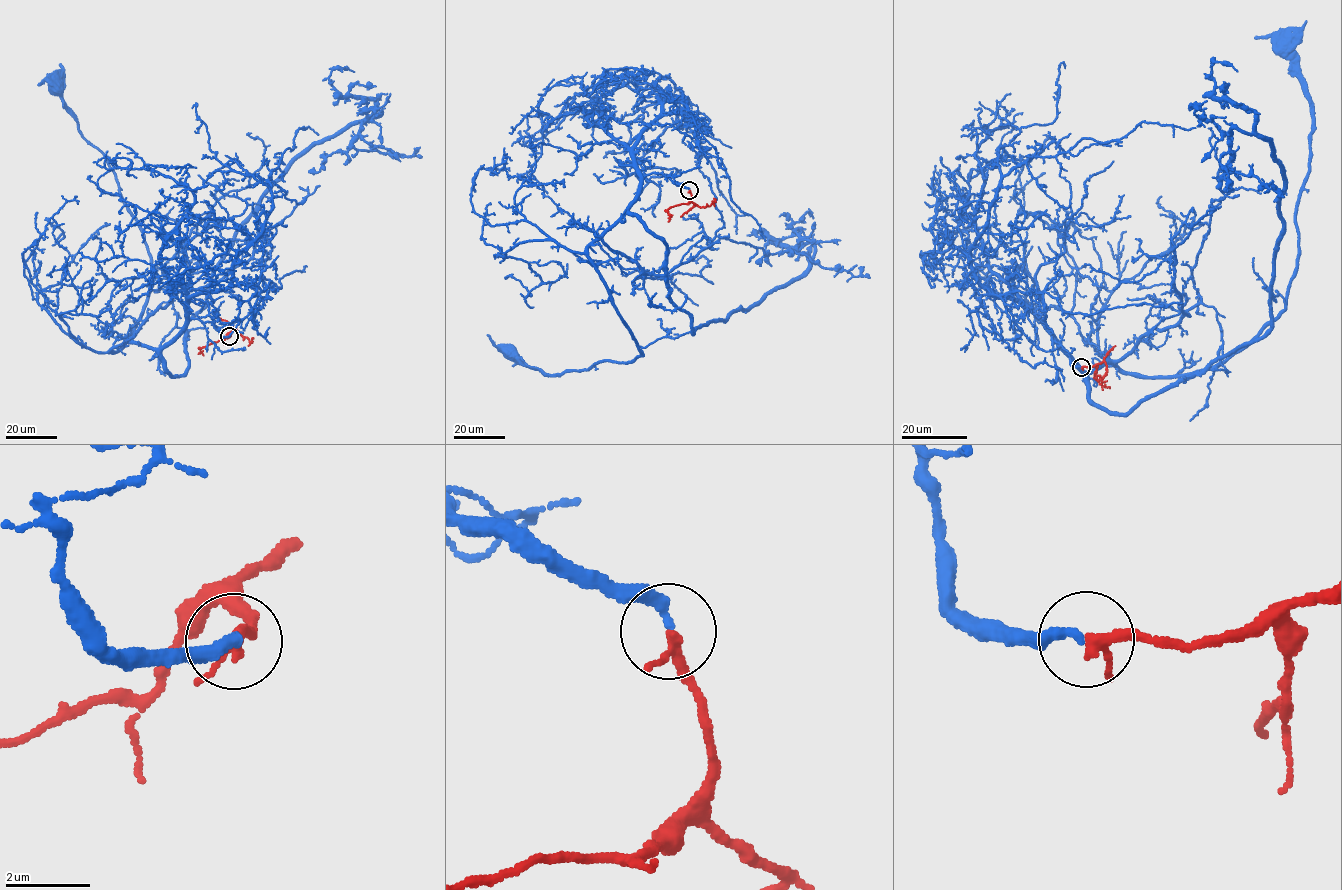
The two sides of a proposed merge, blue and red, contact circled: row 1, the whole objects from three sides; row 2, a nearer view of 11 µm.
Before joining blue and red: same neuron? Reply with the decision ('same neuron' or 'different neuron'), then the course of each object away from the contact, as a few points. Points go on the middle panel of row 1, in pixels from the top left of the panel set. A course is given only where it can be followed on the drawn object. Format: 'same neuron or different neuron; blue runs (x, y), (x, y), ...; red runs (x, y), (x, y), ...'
same neuron; blue runs (689, 190), (665, 176), (646, 175), (625, 212), (587, 249), (642, 355), (551, 375), (530, 368), (507, 351); red runs (689, 190), (690, 201), (670, 207), (668, 222)

